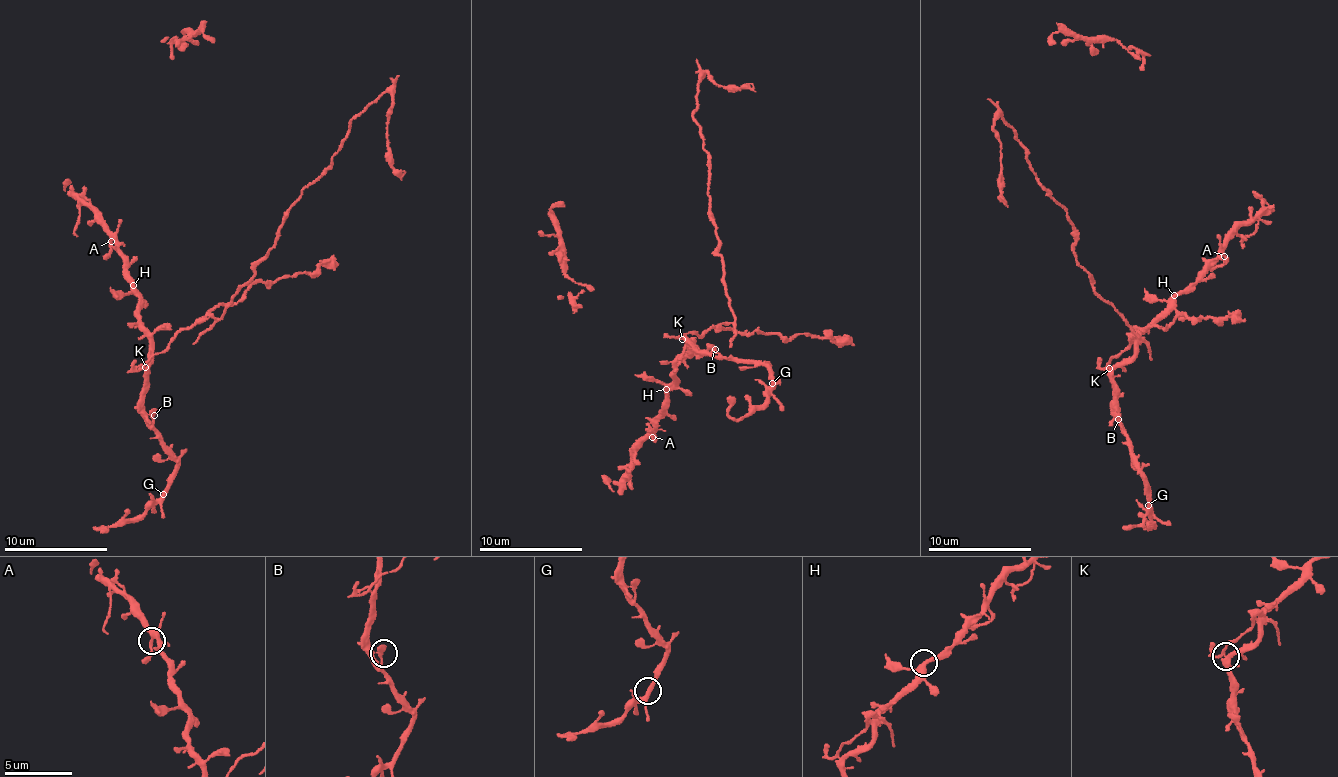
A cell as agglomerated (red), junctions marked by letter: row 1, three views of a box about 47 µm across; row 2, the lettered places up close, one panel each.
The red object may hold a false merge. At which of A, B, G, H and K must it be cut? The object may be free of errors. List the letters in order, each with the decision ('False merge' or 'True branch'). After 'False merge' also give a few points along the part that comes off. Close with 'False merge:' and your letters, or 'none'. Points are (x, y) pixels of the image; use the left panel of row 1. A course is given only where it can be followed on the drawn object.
A: True branch
B: True branch
G: True branch
H: True branch
K: False merge. Course of the part to remove: (144, 368), (180, 331), (220, 317), (355, 115), (387, 92), (389, 166), (400, 180)
False merge: K

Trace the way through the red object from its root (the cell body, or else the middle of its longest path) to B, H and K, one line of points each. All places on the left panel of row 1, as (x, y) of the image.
B: (269, 248), (223, 314), (186, 326), (150, 360), (144, 410), (154, 415)
H: (269, 248), (223, 314), (181, 329), (151, 362), (147, 361), (150, 338), (136, 309), (140, 299), (133, 285)
K: (269, 248), (223, 314), (181, 329), (144, 368)

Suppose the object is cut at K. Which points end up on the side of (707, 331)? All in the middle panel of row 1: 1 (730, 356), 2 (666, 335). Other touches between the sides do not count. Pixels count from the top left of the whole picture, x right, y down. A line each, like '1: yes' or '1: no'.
1: no
2: yes

